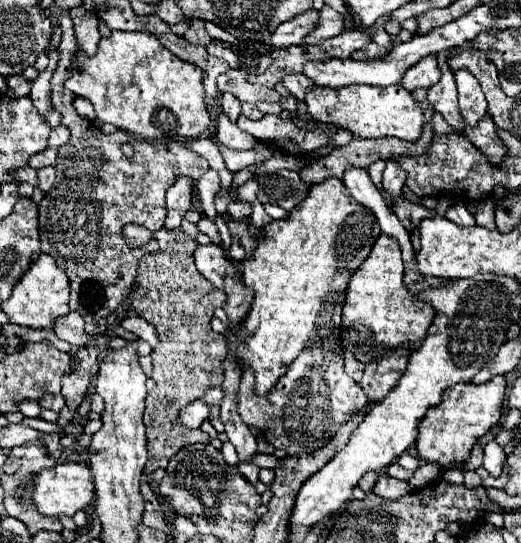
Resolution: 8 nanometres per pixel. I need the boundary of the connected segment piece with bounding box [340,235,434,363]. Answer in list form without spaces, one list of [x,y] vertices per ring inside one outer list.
[[[380,235],[366,261],[358,267],[358,273],[350,277],[342,305],[340,341],[344,349],[362,363],[382,357],[386,347],[396,347],[404,341],[410,341],[418,347],[422,337],[426,337],[430,321],[434,321],[434,309],[422,301],[414,301],[414,297],[410,297],[410,293],[404,289],[402,277],[404,263],[398,241]]]

